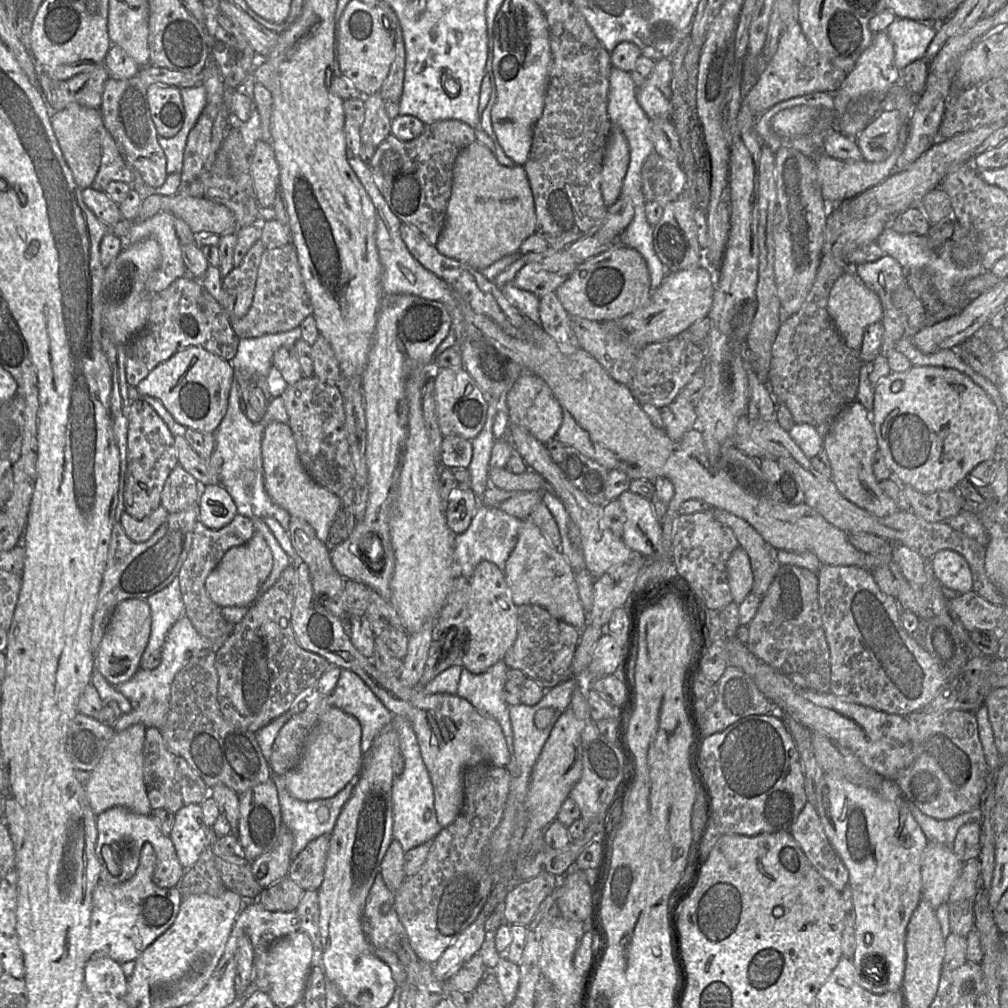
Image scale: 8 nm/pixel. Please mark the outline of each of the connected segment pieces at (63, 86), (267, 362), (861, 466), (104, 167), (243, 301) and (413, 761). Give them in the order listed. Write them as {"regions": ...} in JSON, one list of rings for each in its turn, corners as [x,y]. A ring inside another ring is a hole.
{"regions":[[[[104,63],[96,64],[92,70],[67,80],[57,80],[46,73],[39,73],[40,91],[49,108],[50,117],[70,104],[99,110],[108,77]]],[[[301,327],[286,332],[266,334],[260,337],[239,338],[237,352],[230,360],[234,377],[240,385],[241,395],[249,405],[250,378],[267,377],[273,366],[274,353],[284,345],[295,345],[302,338]]],[[[855,400],[839,412],[823,437],[823,449],[831,464],[831,479],[845,498],[879,517],[888,516],[900,510],[896,503],[881,490],[874,476],[872,460],[878,446],[871,416],[861,403]]],[[[104,131],[101,144],[101,162],[90,187],[104,192],[106,186],[113,181],[130,185],[133,181],[133,170],[127,166],[113,137],[108,131]]],[[[259,240],[249,249],[239,266],[221,281],[220,305],[231,318],[247,314],[254,295],[258,267],[265,247]]],[[[393,715],[391,726],[397,731],[400,752],[404,760],[402,774],[396,776],[392,784],[393,803],[393,839],[397,840],[403,851],[407,852],[423,843],[433,841],[442,830],[438,823],[434,807],[434,790],[429,772],[423,761],[415,731],[409,720],[401,715]],[[426,810],[431,812],[430,818],[424,820]]]]}

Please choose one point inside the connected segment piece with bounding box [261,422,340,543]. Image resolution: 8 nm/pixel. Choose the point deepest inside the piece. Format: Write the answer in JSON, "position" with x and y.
{"position":[286,482]}

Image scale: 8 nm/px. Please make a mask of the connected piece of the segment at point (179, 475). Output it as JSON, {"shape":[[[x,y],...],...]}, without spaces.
{"shape":[[[181,465],[169,473],[161,491],[160,503],[168,513],[175,513],[198,504],[202,484]]]}

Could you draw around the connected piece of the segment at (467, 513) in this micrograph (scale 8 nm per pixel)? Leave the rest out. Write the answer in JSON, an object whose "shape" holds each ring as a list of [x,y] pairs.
{"shape":[[[456,488],[450,492],[445,506],[449,528],[454,534],[461,534],[471,523],[478,506],[478,497],[471,488]]]}

